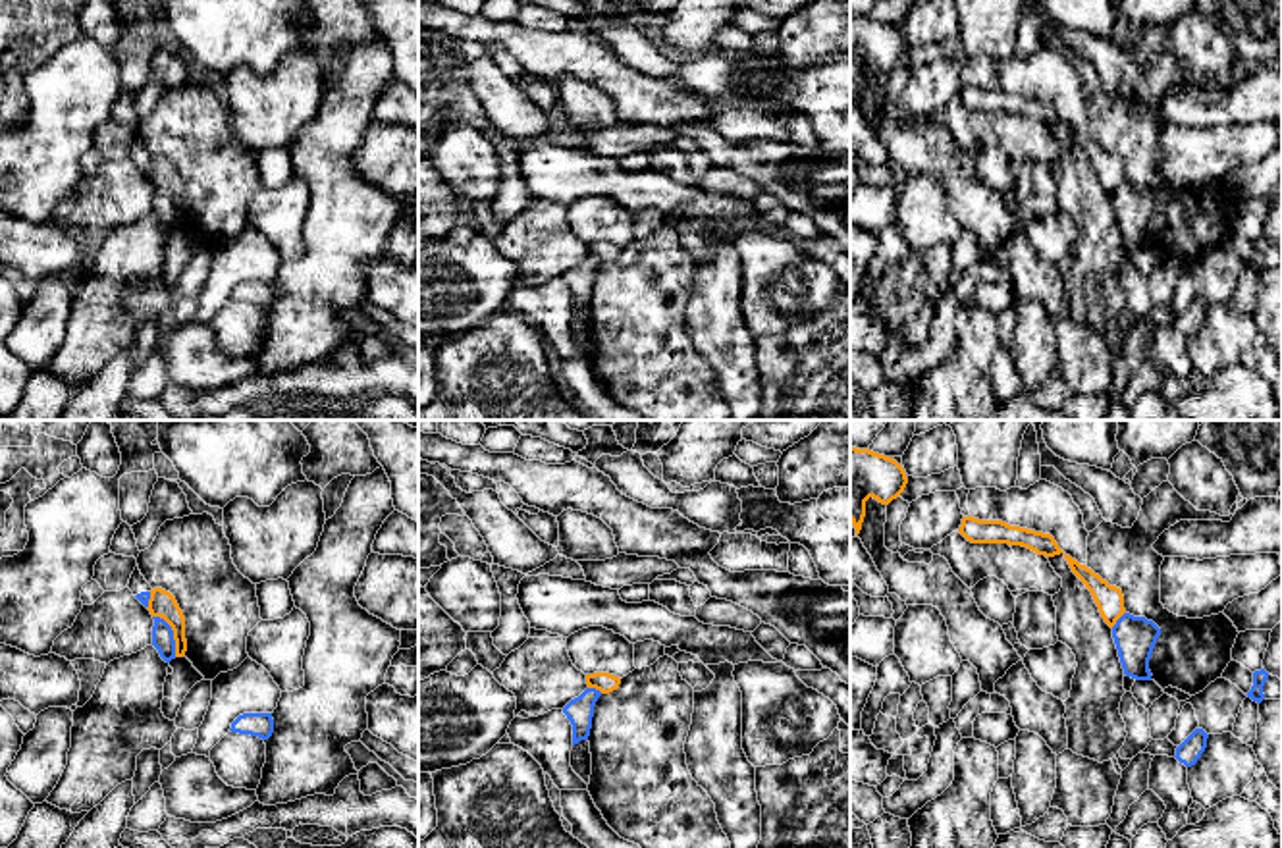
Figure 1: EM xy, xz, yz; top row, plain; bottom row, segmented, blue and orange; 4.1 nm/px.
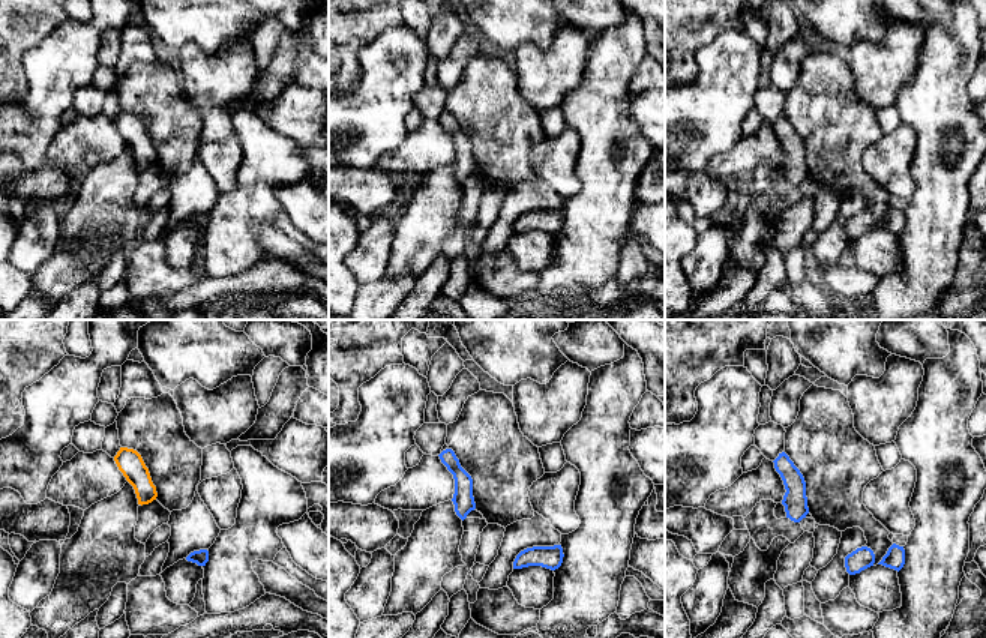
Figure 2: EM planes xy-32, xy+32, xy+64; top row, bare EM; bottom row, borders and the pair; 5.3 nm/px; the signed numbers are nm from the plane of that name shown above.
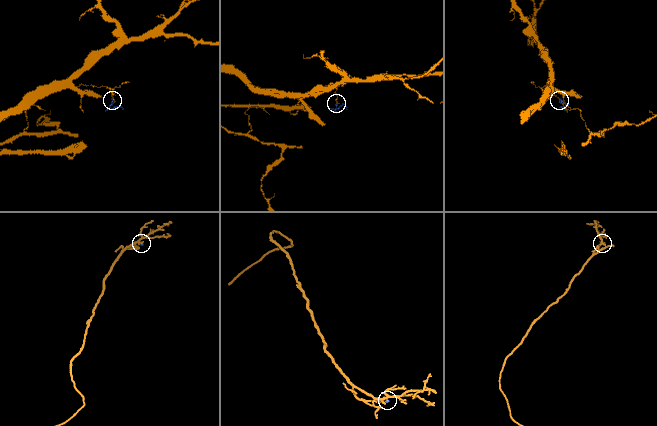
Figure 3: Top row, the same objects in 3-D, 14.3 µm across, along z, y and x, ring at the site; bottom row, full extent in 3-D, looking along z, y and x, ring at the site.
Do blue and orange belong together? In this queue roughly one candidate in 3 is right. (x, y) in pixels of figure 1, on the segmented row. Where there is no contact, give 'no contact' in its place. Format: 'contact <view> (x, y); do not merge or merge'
contact xy (172, 633); merge

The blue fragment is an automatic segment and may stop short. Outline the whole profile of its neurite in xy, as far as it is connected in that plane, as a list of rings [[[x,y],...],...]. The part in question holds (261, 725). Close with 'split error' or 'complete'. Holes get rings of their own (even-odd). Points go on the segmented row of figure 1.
[[[243,713],[231,723],[229,730],[268,740],[274,732],[274,719],[272,713]]] | complete

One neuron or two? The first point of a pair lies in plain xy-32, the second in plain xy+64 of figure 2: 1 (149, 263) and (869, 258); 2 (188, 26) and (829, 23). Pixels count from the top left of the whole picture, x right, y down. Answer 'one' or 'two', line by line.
1: two
2: one

